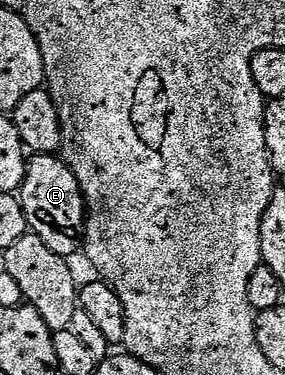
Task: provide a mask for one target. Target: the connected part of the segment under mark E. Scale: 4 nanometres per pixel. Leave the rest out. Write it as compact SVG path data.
M34 154L28 160L25 183L20 187L19 198L32 234L38 235L59 256L69 257L76 247L78 250L87 222L85 194L81 191L81 182L64 158L56 154Z

